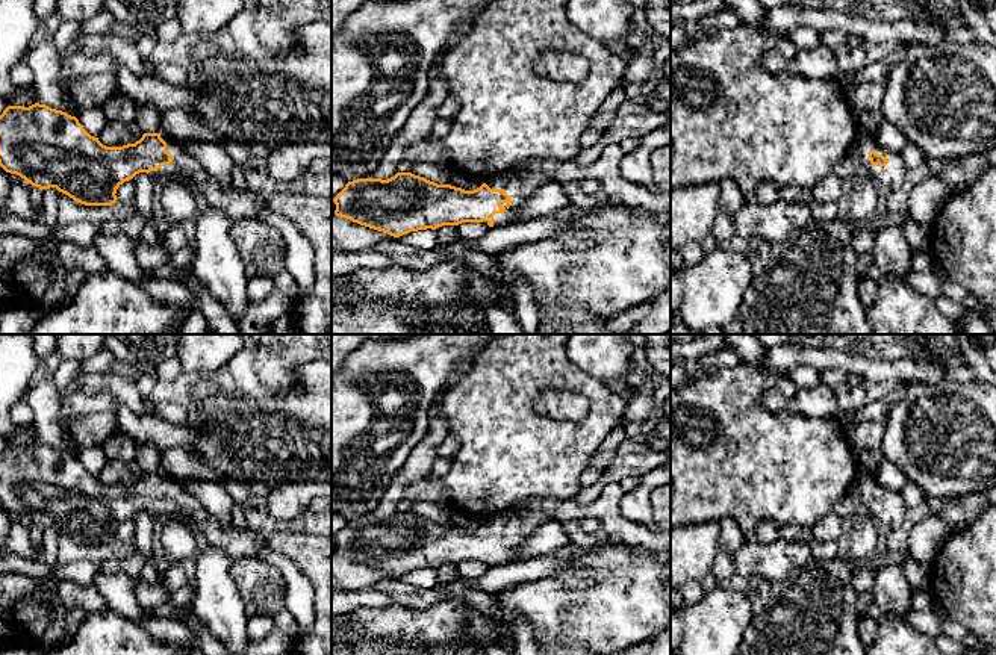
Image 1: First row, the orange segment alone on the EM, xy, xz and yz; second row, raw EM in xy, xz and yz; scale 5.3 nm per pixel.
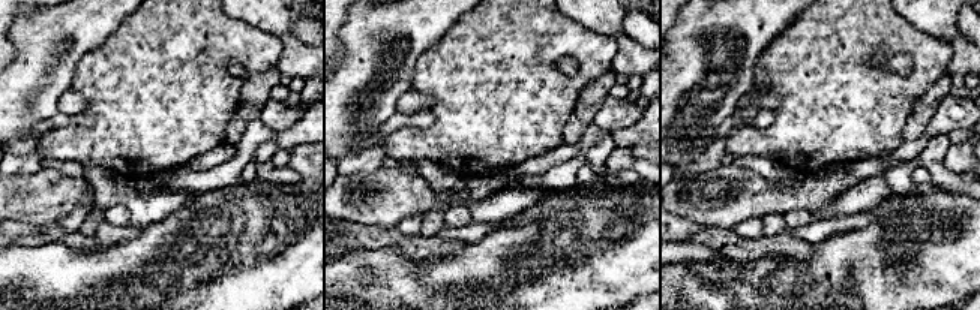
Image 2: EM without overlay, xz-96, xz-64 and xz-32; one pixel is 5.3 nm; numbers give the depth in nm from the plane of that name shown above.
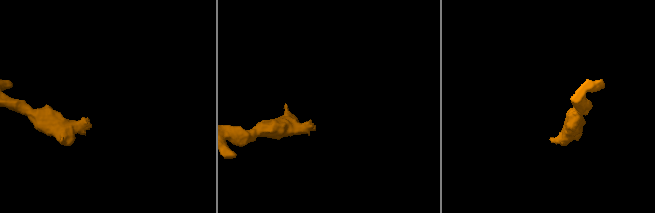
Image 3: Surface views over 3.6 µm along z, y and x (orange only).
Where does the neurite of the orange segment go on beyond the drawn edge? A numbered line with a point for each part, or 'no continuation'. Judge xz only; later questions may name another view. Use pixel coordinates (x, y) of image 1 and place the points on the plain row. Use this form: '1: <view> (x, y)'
1: xz (519, 528)

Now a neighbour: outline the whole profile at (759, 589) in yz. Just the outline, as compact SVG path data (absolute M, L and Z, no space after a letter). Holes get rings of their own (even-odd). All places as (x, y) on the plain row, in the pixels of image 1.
M754 575L748 579L746 594L749 596L754 613L758 613L766 607L770 596L770 587L772 584L763 576Z

